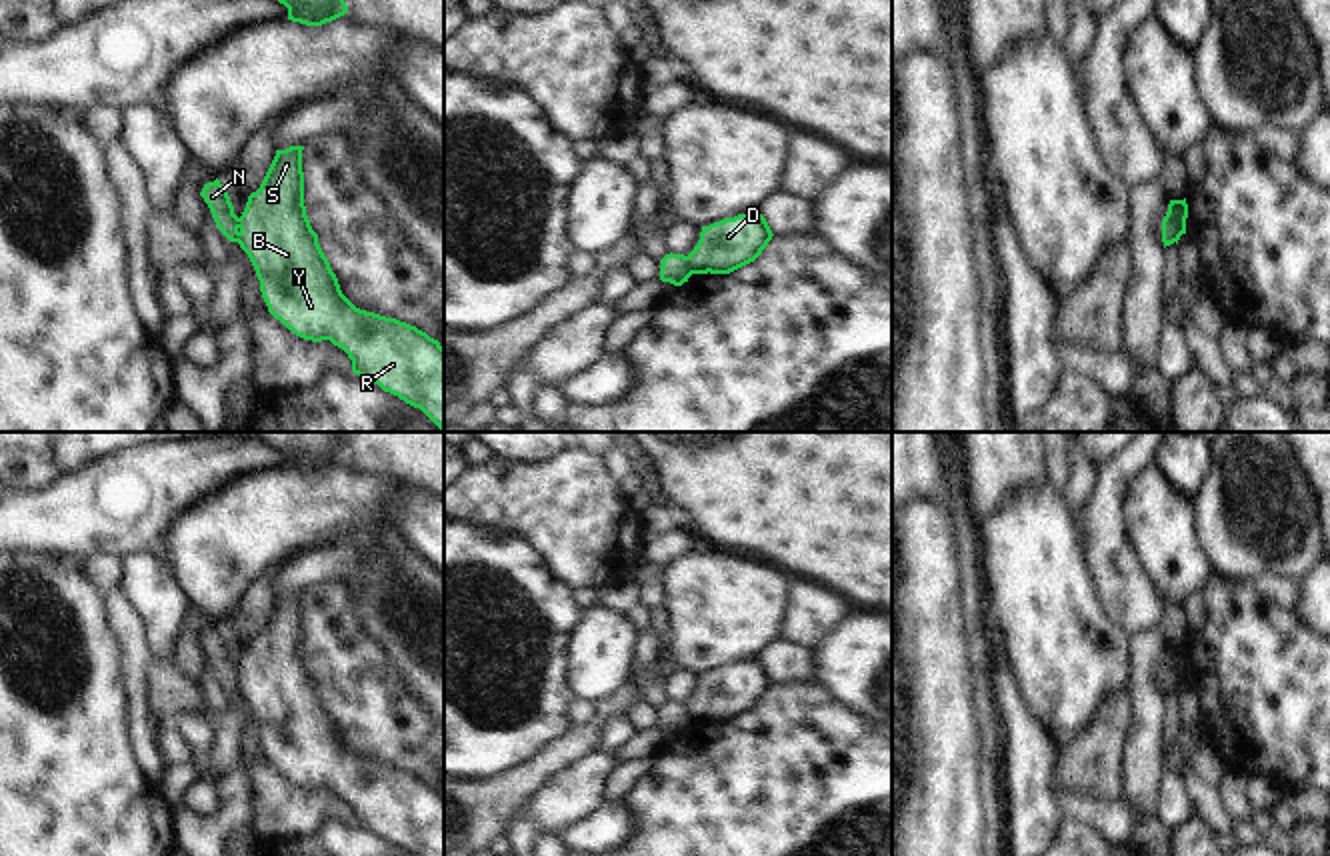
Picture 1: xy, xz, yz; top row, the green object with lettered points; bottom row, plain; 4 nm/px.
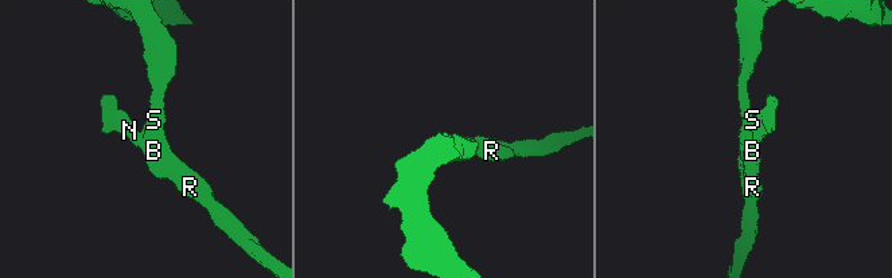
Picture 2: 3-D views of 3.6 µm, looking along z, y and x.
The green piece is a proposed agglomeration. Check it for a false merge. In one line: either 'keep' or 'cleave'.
cleave

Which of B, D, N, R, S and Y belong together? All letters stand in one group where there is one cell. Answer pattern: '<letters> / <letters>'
B D R S Y / N

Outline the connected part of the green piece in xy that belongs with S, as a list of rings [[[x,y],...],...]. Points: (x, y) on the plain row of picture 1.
[[[304,594],[276,598],[256,640],[240,664],[240,696],[248,702],[268,760],[296,784],[330,788],[352,808],[352,820],[378,832],[414,856],[444,856],[444,796],[426,780],[356,756],[340,738],[304,654]]]

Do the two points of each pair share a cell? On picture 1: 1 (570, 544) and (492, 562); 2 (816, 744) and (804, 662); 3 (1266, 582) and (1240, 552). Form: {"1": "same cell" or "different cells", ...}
{"1": "different cells", "2": "different cells", "3": "different cells"}

